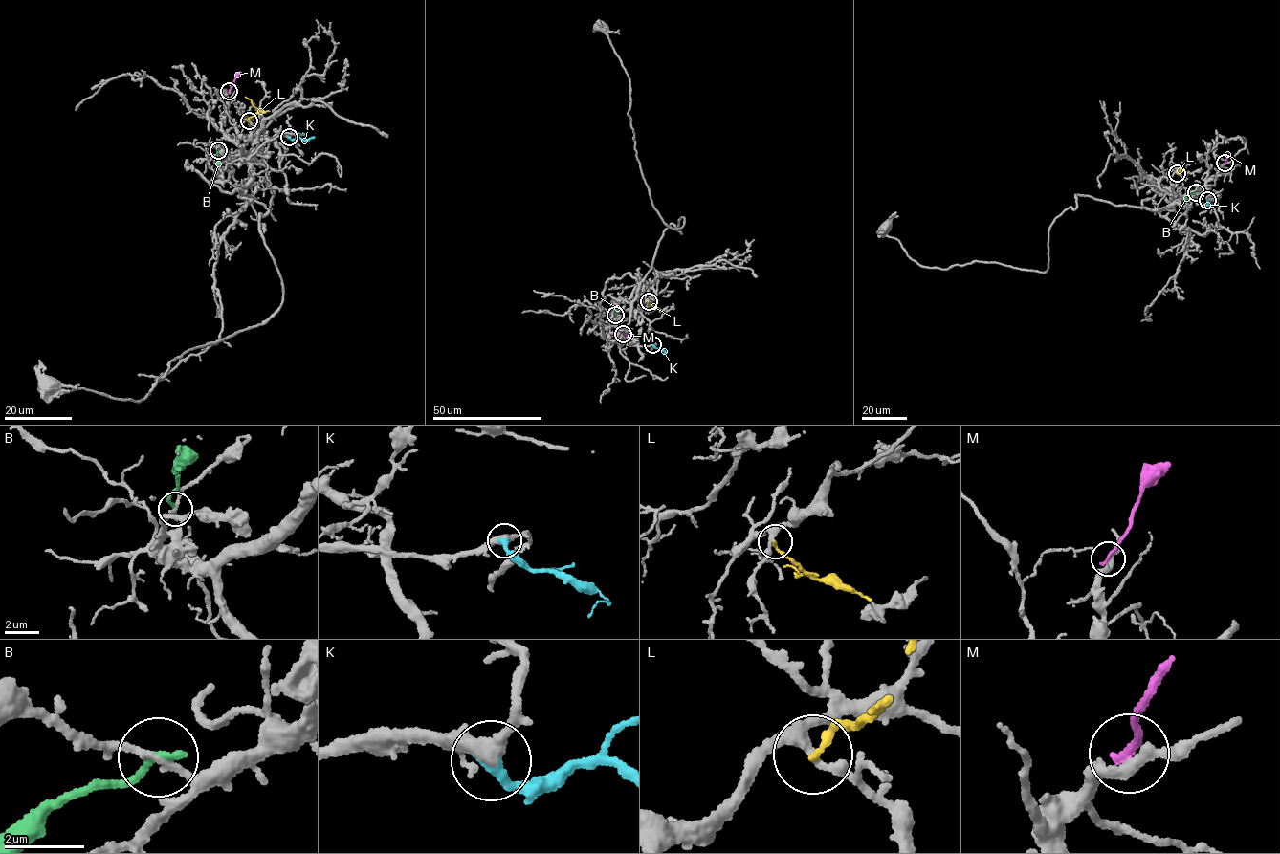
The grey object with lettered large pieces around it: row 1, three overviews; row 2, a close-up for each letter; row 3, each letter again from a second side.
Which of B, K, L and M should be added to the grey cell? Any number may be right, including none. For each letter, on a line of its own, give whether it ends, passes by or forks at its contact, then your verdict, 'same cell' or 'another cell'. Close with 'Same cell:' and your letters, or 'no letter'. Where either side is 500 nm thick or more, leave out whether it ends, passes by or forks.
B: it ends; another cell
K: it ends; same cell
L: it ends; another cell
M: it ends; another cell
Same cell: K

